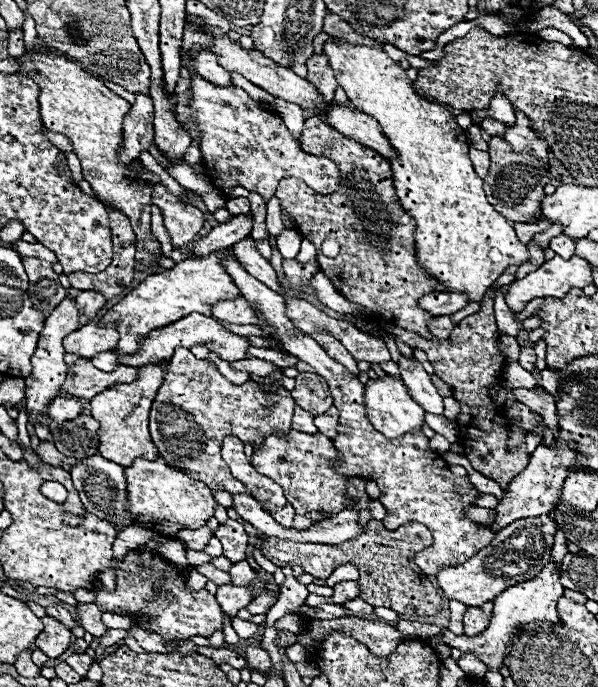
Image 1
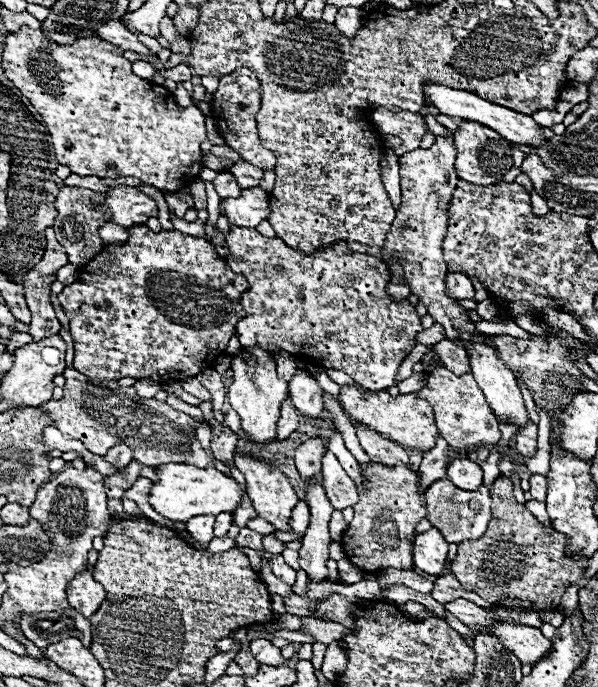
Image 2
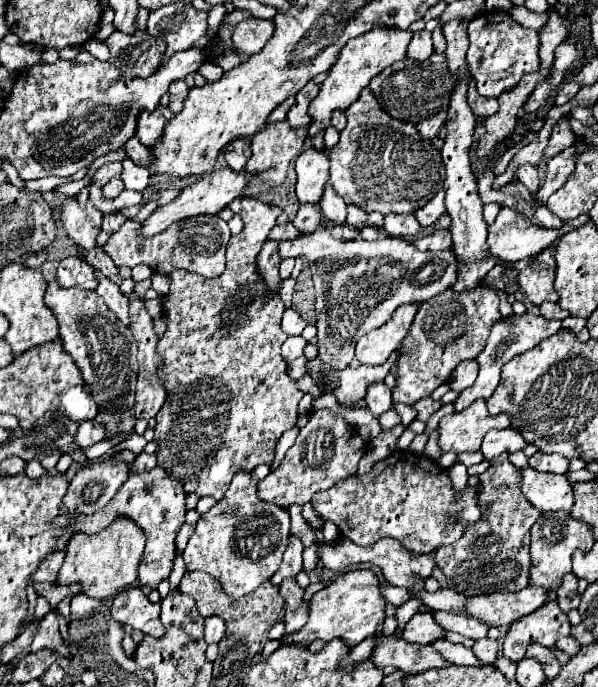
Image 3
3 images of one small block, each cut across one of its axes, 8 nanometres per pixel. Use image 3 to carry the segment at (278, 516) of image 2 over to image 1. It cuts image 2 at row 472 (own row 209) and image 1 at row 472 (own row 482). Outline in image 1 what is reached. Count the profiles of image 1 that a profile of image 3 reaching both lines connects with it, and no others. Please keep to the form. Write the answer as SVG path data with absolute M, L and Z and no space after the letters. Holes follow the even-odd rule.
M178 348L168 362L164 384L160 386L150 410L150 434L158 454L162 454L170 466L204 482L212 490L244 494L246 490L242 482L232 478L220 456L222 438L232 434L258 448L266 436L290 432L292 412L294 400L284 390L268 396L252 380L234 386L208 360L198 360L190 350Z

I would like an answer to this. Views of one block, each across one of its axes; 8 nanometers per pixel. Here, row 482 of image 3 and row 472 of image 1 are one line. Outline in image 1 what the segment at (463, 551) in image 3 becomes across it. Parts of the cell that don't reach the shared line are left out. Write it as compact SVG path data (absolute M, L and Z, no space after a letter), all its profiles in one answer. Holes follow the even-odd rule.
M502 274L490 286L490 290L486 292L480 310L476 314L464 318L454 328L454 332L450 334L448 340L444 340L444 338L430 338L430 340L426 340L426 338L410 332L410 330L398 328L392 322L386 322L384 324L384 330L386 332L394 334L396 338L400 338L410 348L424 350L428 354L428 360L434 366L434 374L440 376L452 388L452 396L464 408L472 410L472 412L466 412L468 416L458 416L456 418L456 422L460 426L458 428L460 430L460 442L458 444L464 448L464 454L470 460L472 468L478 470L480 474L496 480L502 490L508 490L510 480L526 468L526 462L530 458L530 452L528 452L526 446L516 446L516 448L510 448L508 446L508 428L498 426L494 422L494 418L496 418L496 414L500 414L500 410L494 406L494 400L490 396L490 390L494 386L502 384L502 368L504 368L504 356L498 350L500 332L496 328L492 304L494 304L496 288L508 286L512 280L514 280L514 274Z

